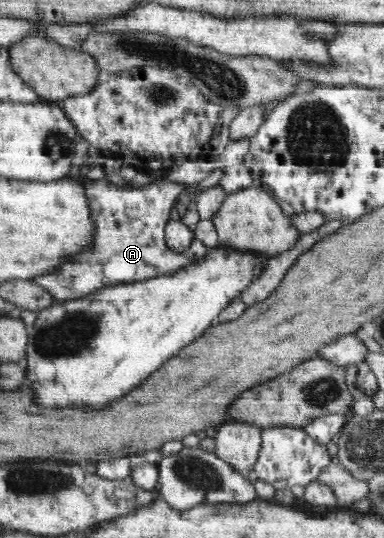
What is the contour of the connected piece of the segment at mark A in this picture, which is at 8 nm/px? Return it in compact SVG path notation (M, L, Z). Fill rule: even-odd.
M87 177L83 180L84 194L87 198L91 219L93 220L95 231L91 242L91 247L77 255L67 258L54 273L41 274L31 278L38 286L44 287L53 294L56 303L76 300L94 293L98 289L109 286L121 285L122 283L146 281L160 276L172 276L180 270L186 270L190 264L202 262L210 252L212 247L206 246L202 241L194 238L192 244L185 252L175 252L165 242L165 227L169 220L172 207L175 206L180 194L188 188L188 184L178 184L169 182L163 178L163 182L150 183L149 185L125 185L119 186L109 181L90 180Z

